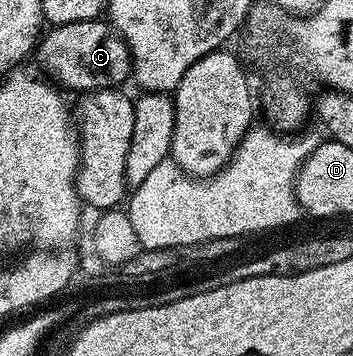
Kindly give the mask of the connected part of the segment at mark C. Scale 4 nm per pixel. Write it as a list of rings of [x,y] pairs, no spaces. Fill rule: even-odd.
[[[103,18],[74,21],[61,27],[53,26],[39,40],[34,59],[40,62],[39,70],[45,76],[53,80],[60,79],[56,81],[61,88],[69,87],[72,91],[80,91],[79,93],[119,88],[124,85],[120,83],[129,82],[132,73],[132,55],[124,44],[124,38]]]

